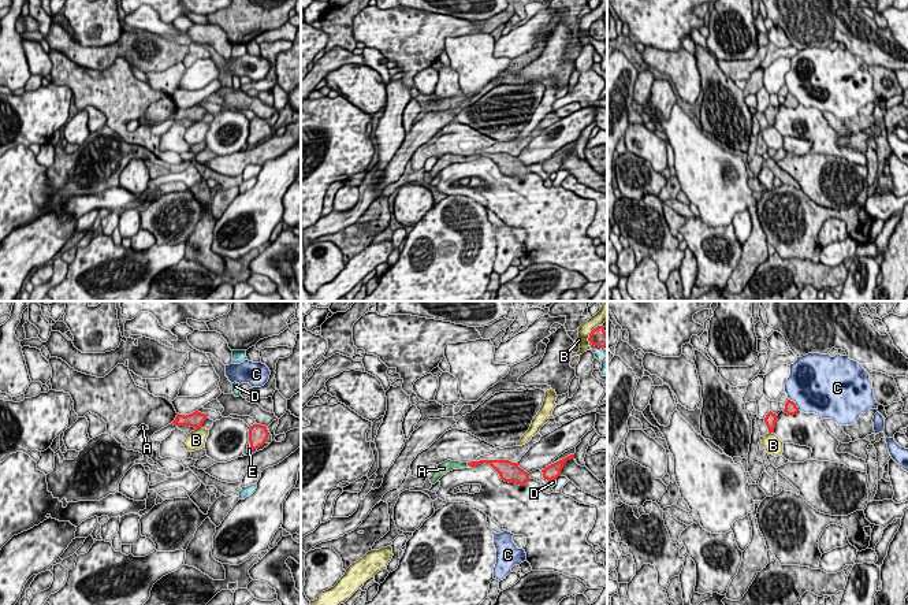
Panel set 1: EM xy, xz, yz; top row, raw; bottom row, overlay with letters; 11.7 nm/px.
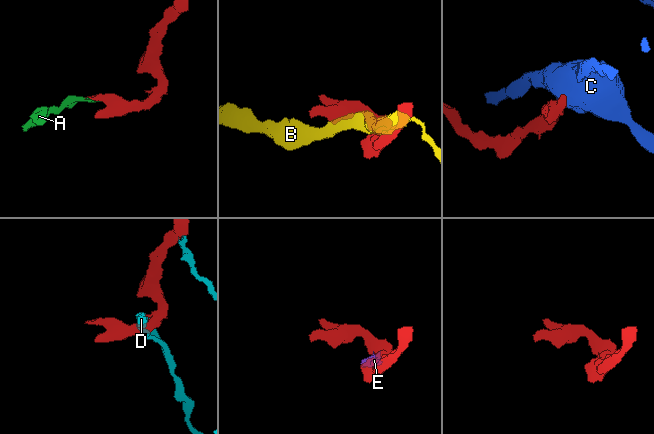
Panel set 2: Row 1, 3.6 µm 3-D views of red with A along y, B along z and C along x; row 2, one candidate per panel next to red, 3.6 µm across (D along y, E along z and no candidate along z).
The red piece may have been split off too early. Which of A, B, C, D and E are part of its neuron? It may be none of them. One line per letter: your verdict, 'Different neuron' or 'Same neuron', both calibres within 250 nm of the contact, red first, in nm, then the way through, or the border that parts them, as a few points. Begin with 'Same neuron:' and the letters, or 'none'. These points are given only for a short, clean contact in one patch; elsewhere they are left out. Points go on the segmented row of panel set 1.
Same neuron: A, E
A: Same neuron. Thickness 60 nm (red) against 130 nm. Path across: xz (487, 461), (469, 466), (449, 466)
B: Different neuron. Thickness 220 nm (red) against 160 nm
C: Different neuron. Thickness 140 nm (red) against 500 nm
D: Different neuron. Thickness 170 nm (red) against 70 nm
E: Same neuron. Thickness 220 nm (red) against 70 nm

